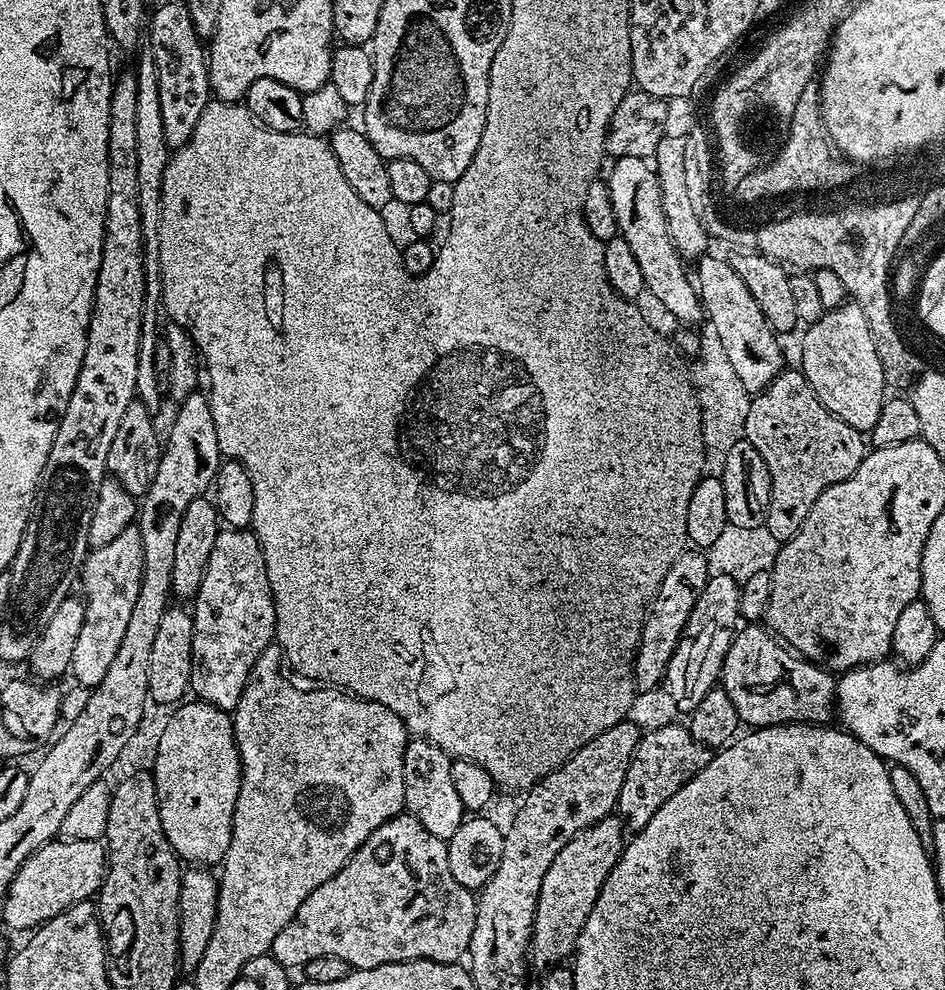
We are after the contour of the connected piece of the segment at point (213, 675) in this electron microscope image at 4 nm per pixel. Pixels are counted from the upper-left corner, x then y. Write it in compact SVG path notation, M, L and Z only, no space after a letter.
M229 527L220 531L214 538L214 550L210 550L210 562L204 571L202 586L196 591L194 603L191 695L231 713L242 698L242 690L262 650L273 643L276 634L276 603L272 601L270 578L266 574L264 546L258 542L255 532L248 528Z

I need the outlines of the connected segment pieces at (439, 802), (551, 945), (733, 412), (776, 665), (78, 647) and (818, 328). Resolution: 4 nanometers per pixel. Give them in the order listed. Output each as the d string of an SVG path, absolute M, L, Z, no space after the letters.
M421 738L409 739L404 751L404 807L407 815L413 816L422 827L430 830L430 834L445 842L466 819L462 801L450 779L452 761L453 757L437 744Z
M613 814L574 834L574 838L558 850L558 858L550 862L550 870L546 870L546 878L542 878L542 890L538 894L536 913L532 919L530 960L540 970L563 965L567 961L564 959L573 955L582 926L586 926L590 910L596 908L598 894L604 891L610 870L617 868L616 863L625 845L626 829L619 815Z
M705 323L700 330L699 349L692 361L693 385L699 398L702 414L702 436L704 444L704 467L707 475L723 477L726 454L735 442L743 439L746 415L751 400L750 393L742 385L734 366L727 357L726 348L718 337L718 330Z
M752 622L742 628L726 650L719 679L726 694L730 694L730 702L734 702L734 710L738 710L741 725L752 730L772 729L775 724L827 725L834 716L837 677L793 652L763 623Z
M139 527L122 530L112 542L101 548L92 548L84 557L78 577L79 583L84 583L84 621L82 634L78 634L78 642L74 642L70 672L76 675L78 683L85 684L85 689L95 688L102 678L106 678L106 670L110 670L110 662L114 662L114 654L118 654L118 645L126 634L141 578L142 538Z
M845 302L827 309L818 322L803 329L803 334L799 371L818 394L822 406L858 431L871 433L886 399L886 385L884 367L863 308L855 302Z

